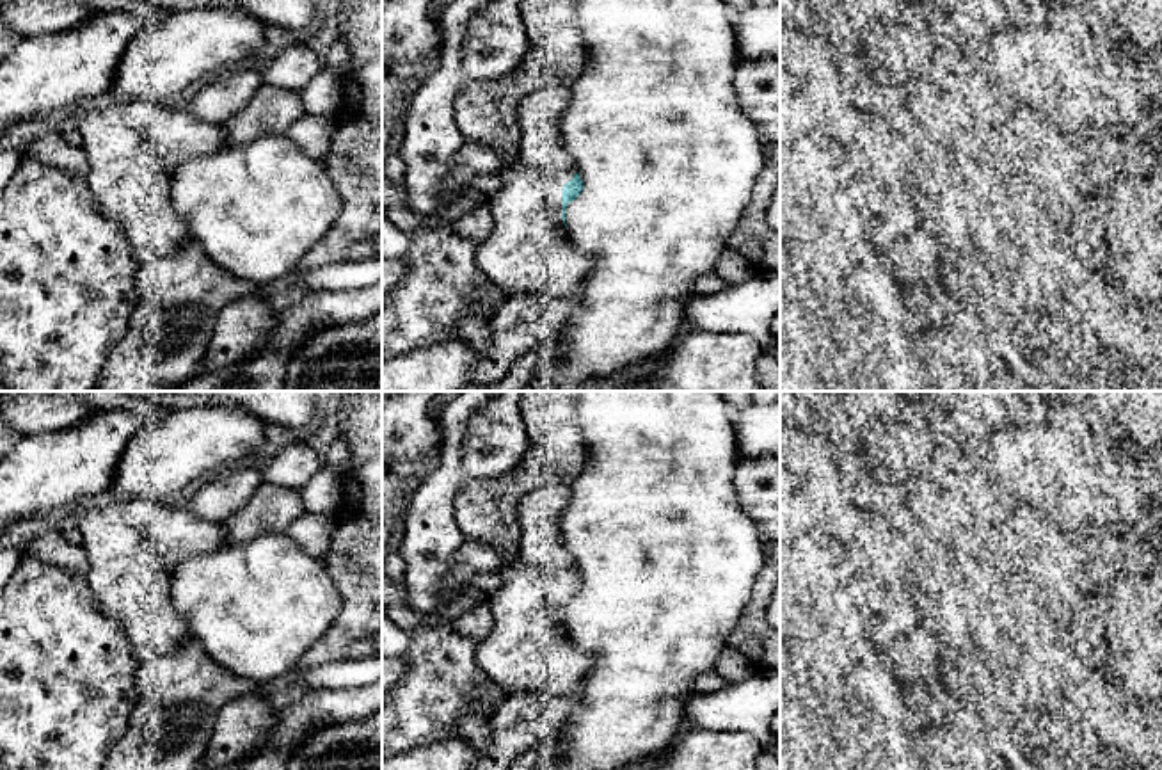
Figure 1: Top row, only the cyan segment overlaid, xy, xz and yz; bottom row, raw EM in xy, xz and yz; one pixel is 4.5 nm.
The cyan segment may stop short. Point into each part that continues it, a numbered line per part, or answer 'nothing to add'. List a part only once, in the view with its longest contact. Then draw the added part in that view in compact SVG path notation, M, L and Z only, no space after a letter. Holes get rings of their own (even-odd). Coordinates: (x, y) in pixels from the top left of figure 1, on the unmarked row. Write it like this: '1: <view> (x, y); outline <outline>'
1: xz (528, 648); outline M521 560L501 571L501 587L485 596L490 608L490 628L476 647L476 663L506 695L542 692L567 695L593 665L593 658L579 651L561 619L561 587L576 569L547 571Z

